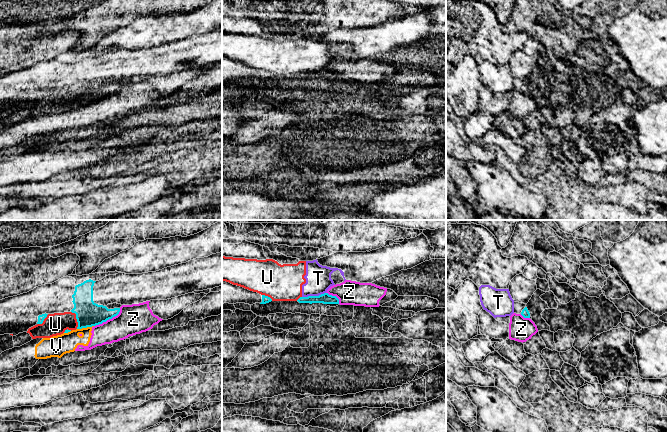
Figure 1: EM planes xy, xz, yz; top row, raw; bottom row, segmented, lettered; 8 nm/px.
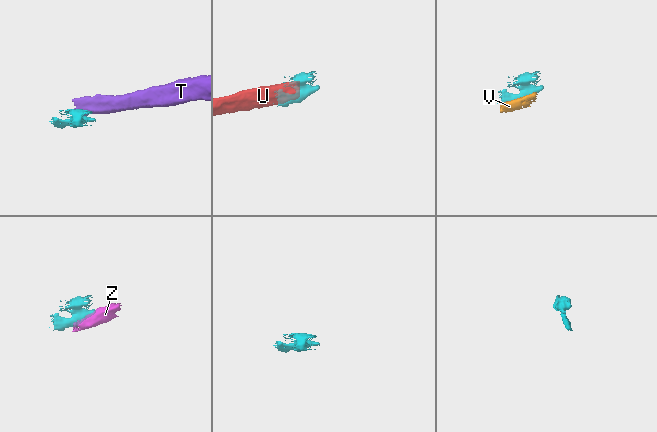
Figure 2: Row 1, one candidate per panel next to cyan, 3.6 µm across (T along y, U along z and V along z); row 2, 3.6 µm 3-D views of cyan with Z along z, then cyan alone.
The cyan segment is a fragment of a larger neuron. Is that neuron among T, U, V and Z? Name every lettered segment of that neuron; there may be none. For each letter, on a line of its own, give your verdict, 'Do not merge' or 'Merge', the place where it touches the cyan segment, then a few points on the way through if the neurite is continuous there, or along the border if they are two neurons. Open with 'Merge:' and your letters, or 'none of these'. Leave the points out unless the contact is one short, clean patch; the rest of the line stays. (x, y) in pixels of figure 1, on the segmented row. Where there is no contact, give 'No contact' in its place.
Merge: none of these
T: Do not merge. Touches cyan at xz (313, 296). Boundary: xz (325, 292), (319, 295), (302, 297)
U: Do not merge. Touches cyan at xy (76, 318). Boundary: xy (71, 311), (75, 314), (77, 328)
V: Do not merge. Touches cyan at xy (85, 327). Boundary: xy (93, 325), (77, 329)
Z: Do not merge. Touches cyan at xy (108, 319). Boundary: xy (120, 308), (116, 315), (94, 326)

